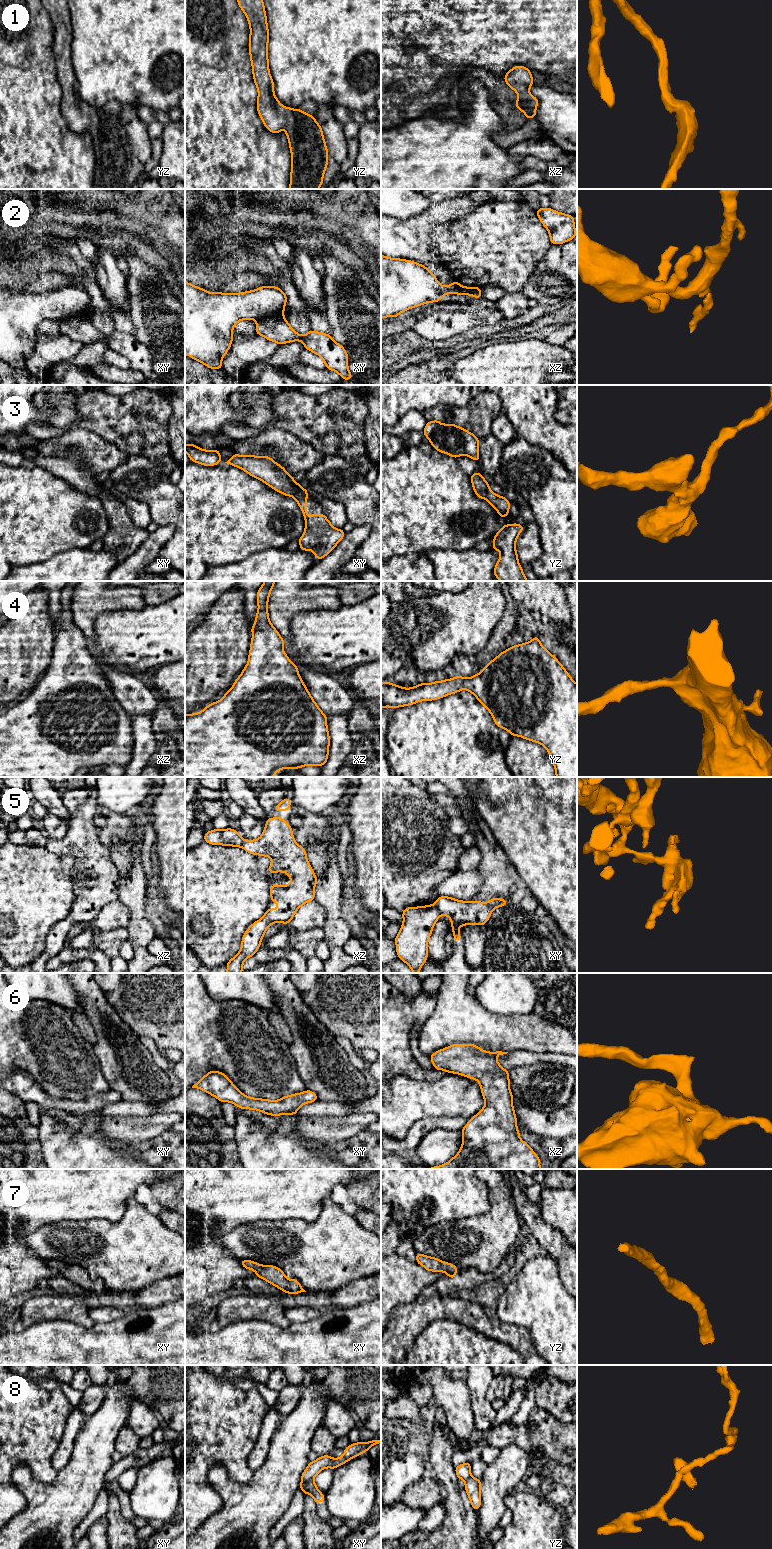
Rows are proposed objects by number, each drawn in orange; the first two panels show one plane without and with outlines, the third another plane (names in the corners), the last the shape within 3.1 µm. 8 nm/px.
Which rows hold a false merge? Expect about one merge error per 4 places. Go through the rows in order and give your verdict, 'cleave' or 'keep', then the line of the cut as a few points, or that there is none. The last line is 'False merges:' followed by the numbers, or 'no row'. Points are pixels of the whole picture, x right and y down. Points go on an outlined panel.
1: keep; no cut
2: cleave; cut in xy along (282, 314), (256, 320)
3: keep; no cut
4: keep; no cut
5: cleave; cut in xy along (435, 905), (440, 914)
6: keep; no cut
7: keep; no cut
8: cleave; cut in xy along (312, 1478), (301, 1482)
False merges: 2, 5, 8

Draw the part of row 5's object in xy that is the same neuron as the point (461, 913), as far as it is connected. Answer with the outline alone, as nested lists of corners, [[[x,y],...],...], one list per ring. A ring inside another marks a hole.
[[[440,896],[436,900],[440,915],[445,915],[452,922],[453,942],[461,939],[459,927],[464,925],[483,926],[497,907],[508,904],[505,899],[492,898],[489,902],[461,901],[447,896]]]

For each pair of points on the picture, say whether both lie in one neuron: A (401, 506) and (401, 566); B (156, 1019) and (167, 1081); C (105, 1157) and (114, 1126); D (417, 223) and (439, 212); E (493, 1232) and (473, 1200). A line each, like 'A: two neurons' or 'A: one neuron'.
A: two neurons
B: two neurons
C: two neurons
D: one neuron
E: two neurons

